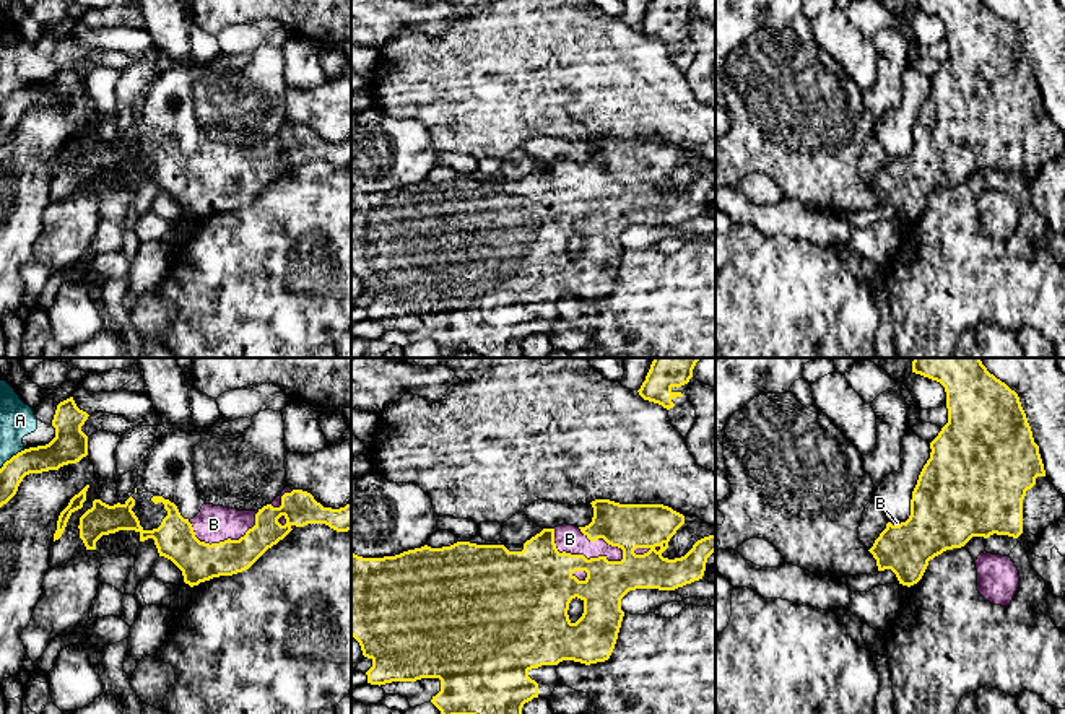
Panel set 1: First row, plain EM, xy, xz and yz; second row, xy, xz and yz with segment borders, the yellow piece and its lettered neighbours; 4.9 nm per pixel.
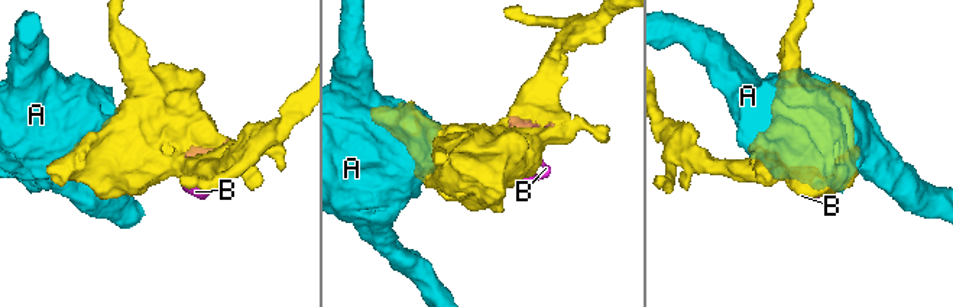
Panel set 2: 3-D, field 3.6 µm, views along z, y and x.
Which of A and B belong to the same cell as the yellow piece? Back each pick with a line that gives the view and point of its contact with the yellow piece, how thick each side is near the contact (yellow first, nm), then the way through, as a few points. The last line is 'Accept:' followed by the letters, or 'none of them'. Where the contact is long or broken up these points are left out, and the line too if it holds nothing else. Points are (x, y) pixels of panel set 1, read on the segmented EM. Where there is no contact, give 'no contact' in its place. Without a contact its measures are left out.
B: xz (581, 555) | 340/140 nm
Accept: B

